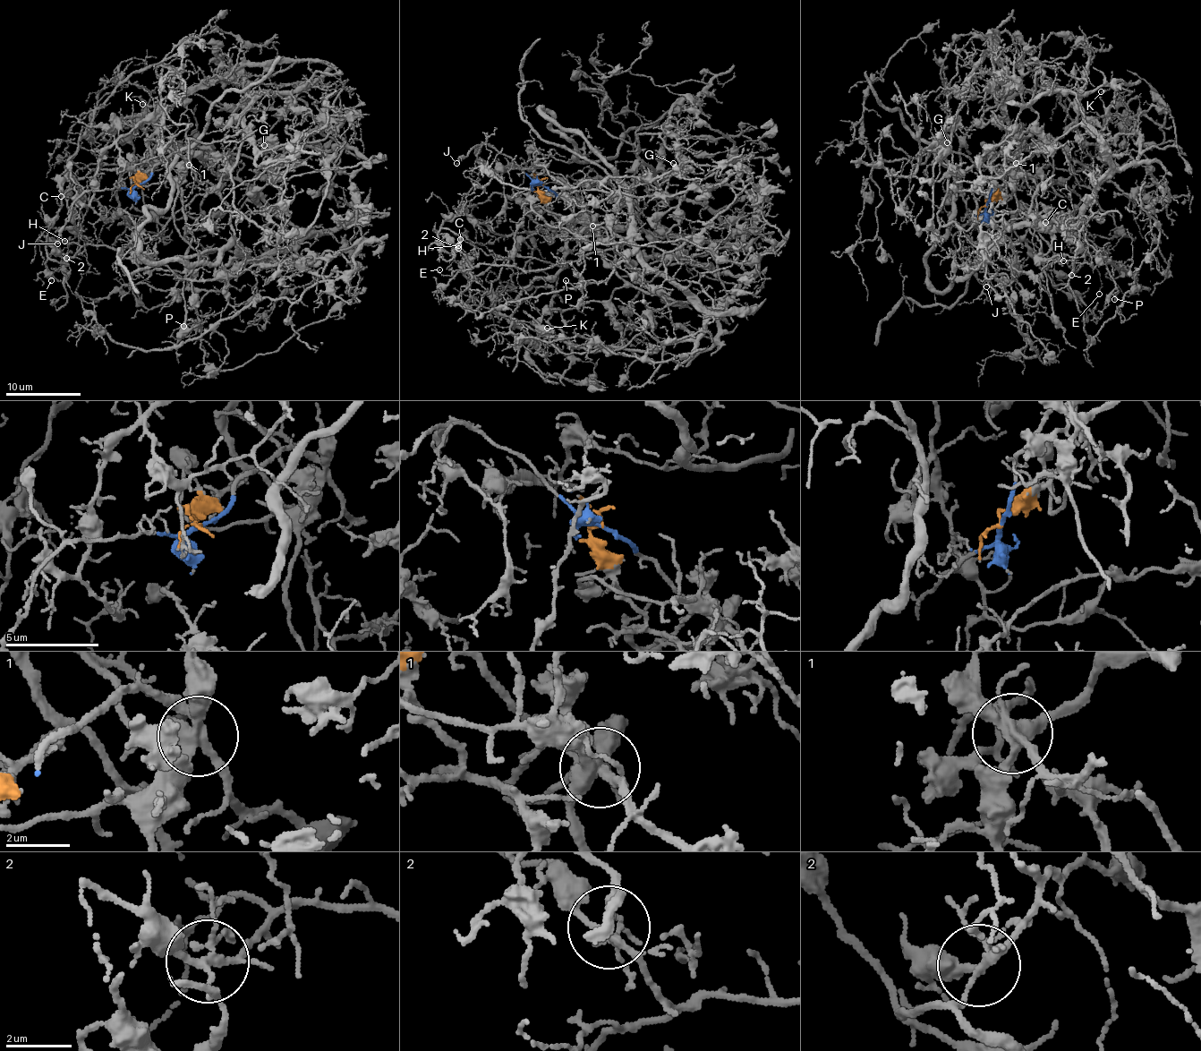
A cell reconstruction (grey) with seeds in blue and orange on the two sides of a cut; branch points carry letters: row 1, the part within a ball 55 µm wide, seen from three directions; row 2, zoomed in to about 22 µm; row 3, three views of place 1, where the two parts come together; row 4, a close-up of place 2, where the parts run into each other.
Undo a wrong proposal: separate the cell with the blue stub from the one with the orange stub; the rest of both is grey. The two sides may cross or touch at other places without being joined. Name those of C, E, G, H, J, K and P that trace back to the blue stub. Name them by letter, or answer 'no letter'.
E, J

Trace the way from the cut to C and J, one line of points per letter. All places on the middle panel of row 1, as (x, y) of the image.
C: (541, 186), (564, 242), (559, 266), (498, 259), (471, 278), (462, 269), (474, 246), (460, 238)
J: (541, 186), (515, 162), (487, 143), (474, 147), (455, 164)

